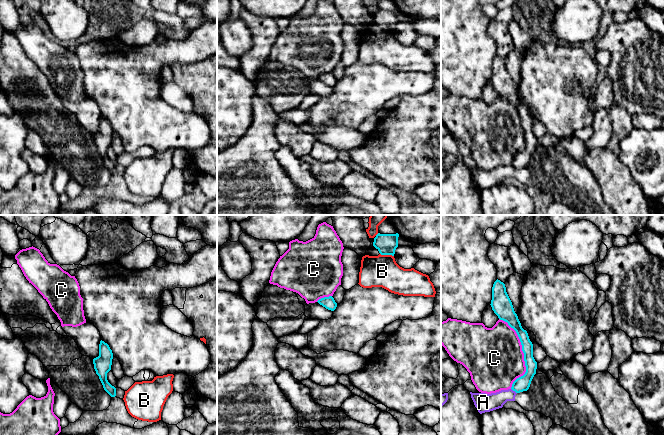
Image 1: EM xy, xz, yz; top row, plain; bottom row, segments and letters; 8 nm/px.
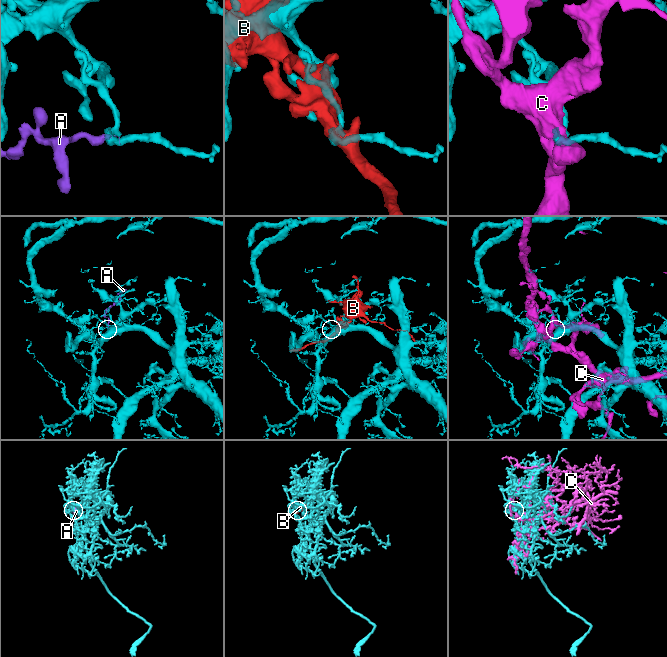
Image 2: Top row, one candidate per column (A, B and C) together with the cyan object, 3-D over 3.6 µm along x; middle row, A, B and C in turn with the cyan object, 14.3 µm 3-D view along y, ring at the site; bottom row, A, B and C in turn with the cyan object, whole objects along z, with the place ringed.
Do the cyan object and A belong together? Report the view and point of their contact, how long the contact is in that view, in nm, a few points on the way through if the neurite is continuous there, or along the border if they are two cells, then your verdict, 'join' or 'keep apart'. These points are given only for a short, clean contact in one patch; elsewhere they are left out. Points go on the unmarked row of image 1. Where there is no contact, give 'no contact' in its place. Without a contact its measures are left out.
contact yz (514, 166); length 60 nm; keep apart

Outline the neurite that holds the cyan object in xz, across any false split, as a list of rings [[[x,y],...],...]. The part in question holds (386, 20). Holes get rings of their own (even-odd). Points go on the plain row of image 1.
[[[378,9],[374,14],[373,22],[379,27],[381,31],[394,32],[395,26],[398,23],[399,10],[380,10]]]

